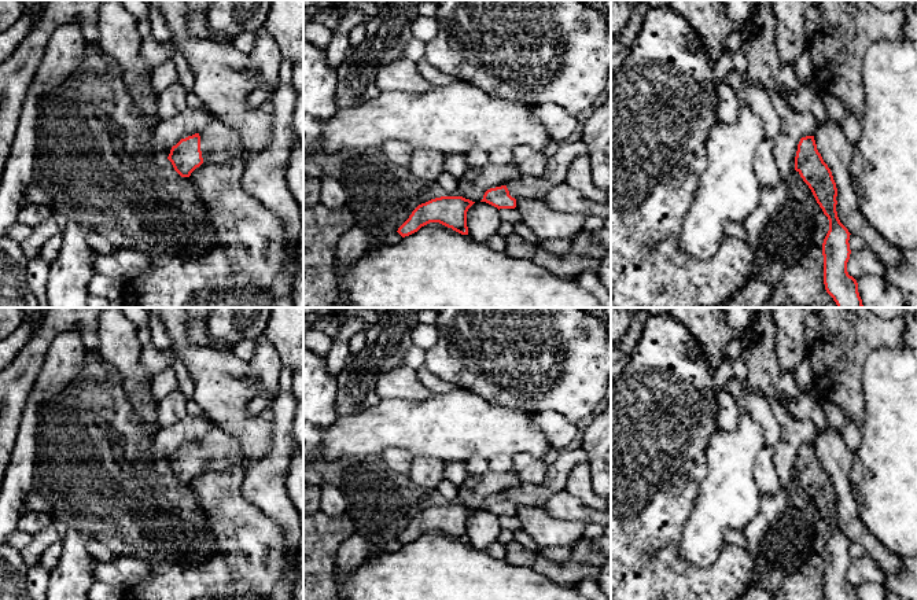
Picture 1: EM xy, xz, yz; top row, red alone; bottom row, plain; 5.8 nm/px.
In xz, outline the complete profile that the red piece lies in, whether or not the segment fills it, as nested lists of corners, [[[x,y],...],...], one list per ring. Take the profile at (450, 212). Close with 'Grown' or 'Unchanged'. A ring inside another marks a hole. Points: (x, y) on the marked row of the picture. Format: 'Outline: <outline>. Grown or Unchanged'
Outline: [[[463,196],[431,199],[419,205],[397,232],[405,238],[430,222],[439,222],[461,235],[468,235],[467,211],[474,203]]]. Unchanged

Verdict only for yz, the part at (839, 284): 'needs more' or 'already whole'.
already whole

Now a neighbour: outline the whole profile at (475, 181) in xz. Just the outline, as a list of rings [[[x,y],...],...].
[[[513,163],[469,166],[458,178],[458,189],[463,198],[479,203],[487,189],[505,185],[519,177],[522,174]]]

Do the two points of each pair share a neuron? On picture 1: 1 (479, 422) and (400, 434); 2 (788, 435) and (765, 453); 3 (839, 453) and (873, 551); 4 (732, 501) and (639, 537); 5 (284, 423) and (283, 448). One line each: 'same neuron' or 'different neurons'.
1: same neuron
2: different neurons
3: same neuron
4: different neurons
5: same neuron

